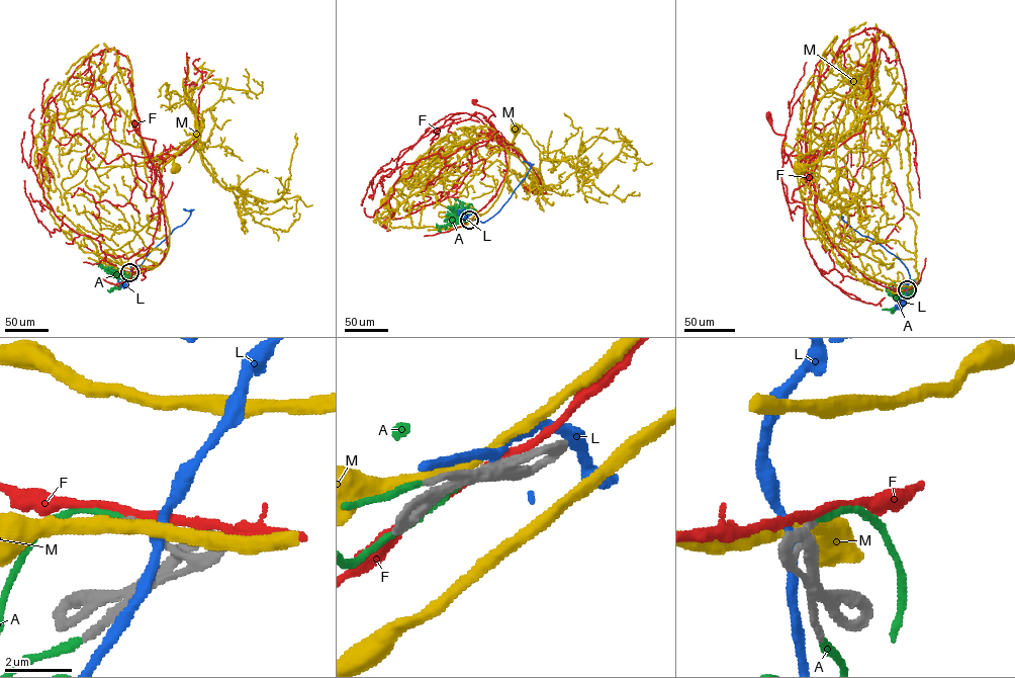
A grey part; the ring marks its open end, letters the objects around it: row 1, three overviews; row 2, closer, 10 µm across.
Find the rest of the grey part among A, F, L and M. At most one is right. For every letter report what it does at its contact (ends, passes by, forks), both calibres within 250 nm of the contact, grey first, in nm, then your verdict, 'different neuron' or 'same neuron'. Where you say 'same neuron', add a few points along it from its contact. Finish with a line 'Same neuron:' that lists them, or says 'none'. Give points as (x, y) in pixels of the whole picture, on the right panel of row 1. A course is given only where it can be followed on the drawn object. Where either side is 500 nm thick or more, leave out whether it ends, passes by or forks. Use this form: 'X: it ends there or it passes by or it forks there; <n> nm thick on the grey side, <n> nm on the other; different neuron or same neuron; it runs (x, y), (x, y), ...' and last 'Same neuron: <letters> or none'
A: it ends there; 220 nm thick on the grey side, 240 nm on the other; same neuron; it runs (907, 289), (910, 297), (906, 290), (897, 305), (888, 310), (893, 309)
F: it passes by; 240 nm thick on the grey side, 260 nm on the other; different neuron
L: it passes by; 280 nm thick on the grey side, 240 nm on the other; different neuron
M: it passes by; 240 nm thick on the grey side, 380 nm on the other; different neuron
Same neuron: A

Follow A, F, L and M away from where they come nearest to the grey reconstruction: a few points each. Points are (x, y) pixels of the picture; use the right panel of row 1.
A: (907, 289), (910, 297), (906, 290), (897, 305), (888, 310), (893, 309)
F: (907, 289), (866, 278), (830, 242), (815, 210), (814, 183), (792, 167), (786, 136), (773, 131), (768, 114)
L: (907, 290), (903, 304)
M: (907, 289), (879, 281), (857, 269), (837, 248), (815, 202), (813, 164), (821, 157), (817, 162), (799, 168)

